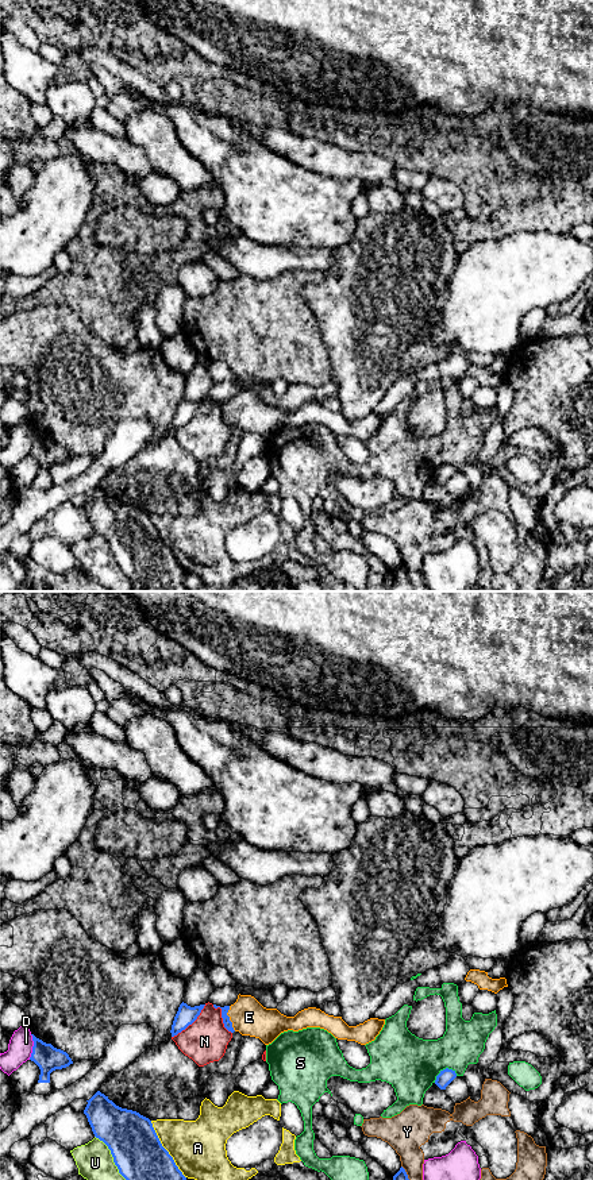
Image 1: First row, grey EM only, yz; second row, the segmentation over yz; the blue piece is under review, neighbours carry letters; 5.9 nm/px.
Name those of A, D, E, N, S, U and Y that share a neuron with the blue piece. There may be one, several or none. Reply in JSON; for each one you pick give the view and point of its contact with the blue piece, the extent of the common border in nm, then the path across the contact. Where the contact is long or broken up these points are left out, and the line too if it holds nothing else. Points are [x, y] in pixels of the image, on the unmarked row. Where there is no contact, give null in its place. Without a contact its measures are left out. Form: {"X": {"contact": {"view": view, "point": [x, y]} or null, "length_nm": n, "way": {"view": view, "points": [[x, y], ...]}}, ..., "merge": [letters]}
{"E": {"contact": {"view": "yz", "point": [228, 413]}, "length_nm": 160, "way": {"view": "yz", "points": [[226, 415], [228, 413], [249, 412]]}}, "merge": ["E"]}

